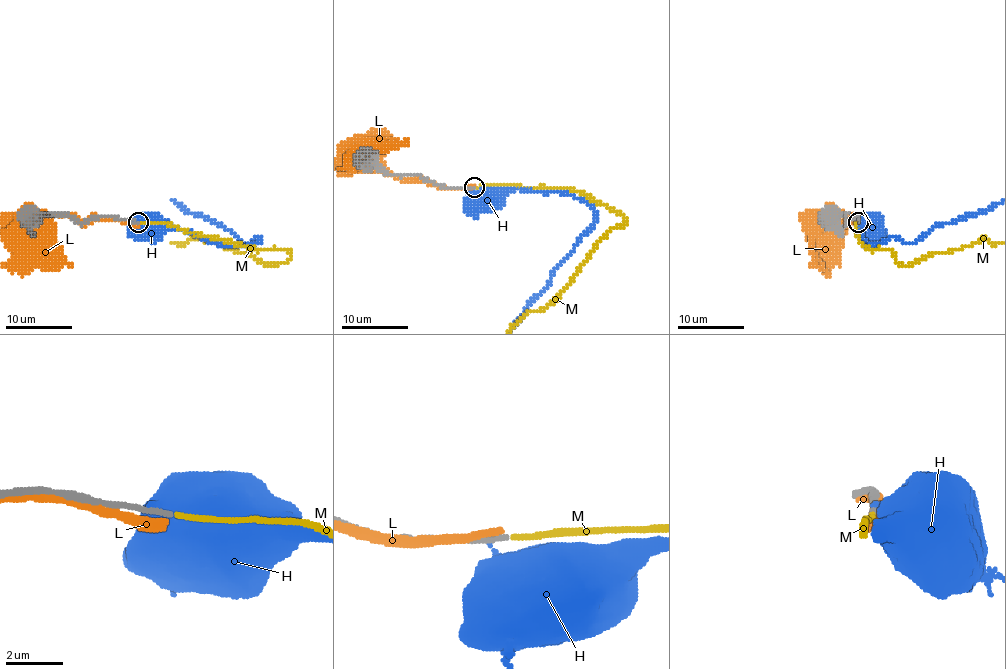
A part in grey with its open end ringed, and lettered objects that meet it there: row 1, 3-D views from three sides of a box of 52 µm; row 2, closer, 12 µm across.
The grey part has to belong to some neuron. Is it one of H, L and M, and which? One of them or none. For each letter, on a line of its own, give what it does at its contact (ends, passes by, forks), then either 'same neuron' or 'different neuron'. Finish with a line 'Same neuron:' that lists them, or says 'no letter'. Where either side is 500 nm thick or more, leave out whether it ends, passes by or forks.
H: it ends there; different neuron
L: it ends there; different neuron
M: it ends there; same neuron
Same neuron: M

